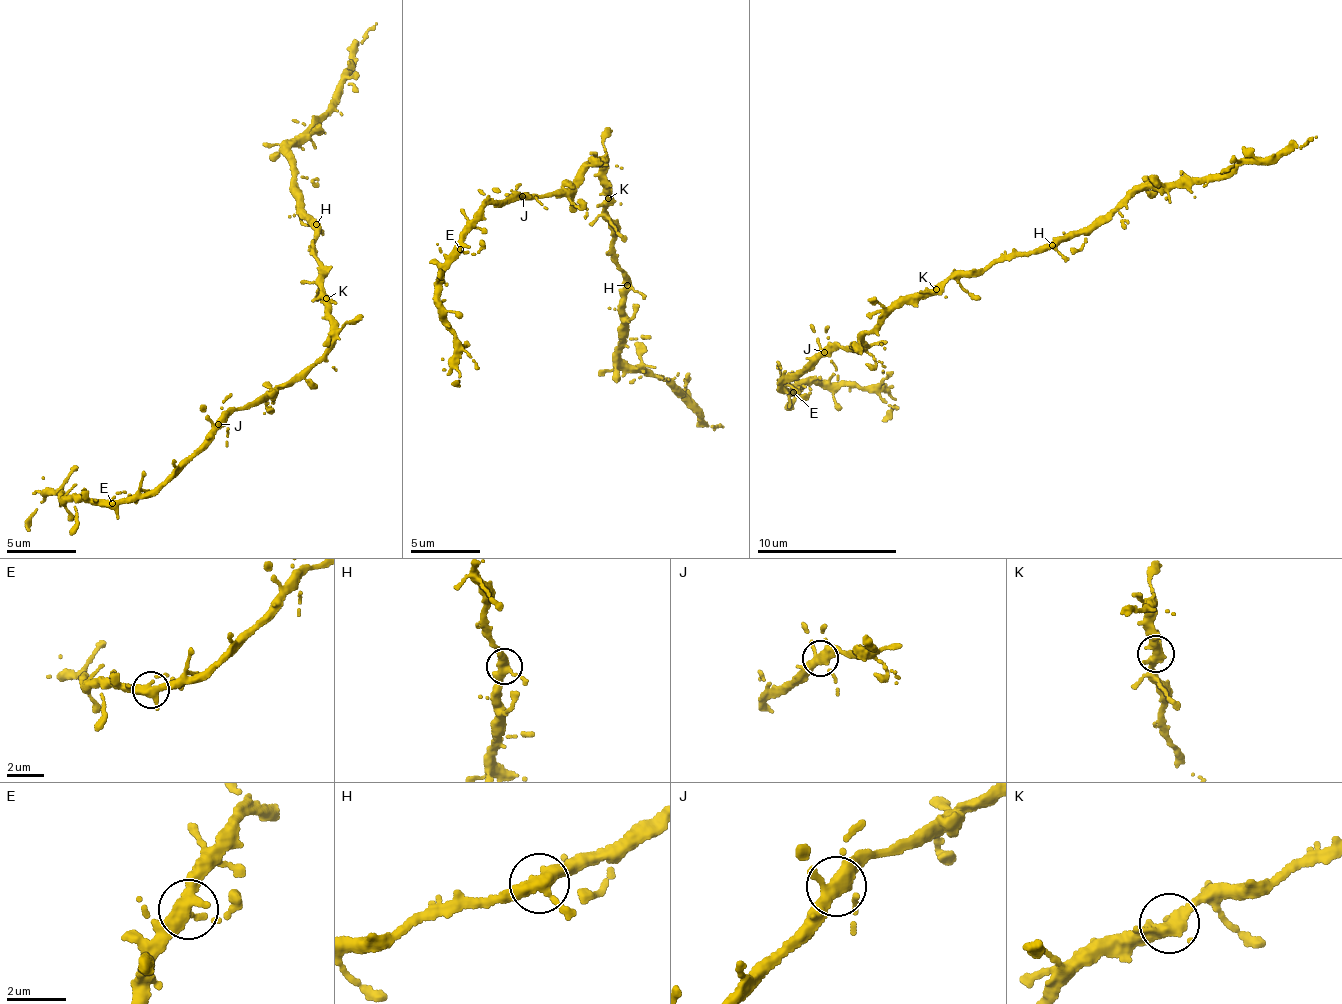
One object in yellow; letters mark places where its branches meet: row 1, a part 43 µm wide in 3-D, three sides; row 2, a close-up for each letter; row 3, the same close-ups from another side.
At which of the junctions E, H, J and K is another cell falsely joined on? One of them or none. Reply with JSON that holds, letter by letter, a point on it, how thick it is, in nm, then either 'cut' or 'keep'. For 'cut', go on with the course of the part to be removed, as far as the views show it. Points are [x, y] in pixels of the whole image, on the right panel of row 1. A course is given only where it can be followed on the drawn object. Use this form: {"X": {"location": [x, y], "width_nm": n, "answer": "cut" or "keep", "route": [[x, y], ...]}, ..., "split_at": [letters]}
{"E": {"location": [793, 392], "width_nm": 360, "answer": "keep"}, "H": {"location": [1052, 245], "width_nm": 360, "answer": "keep"}, "J": {"location": [824, 352], "width_nm": 360, "answer": "keep"}, "K": {"location": [936, 289], "width_nm": 360, "answer": "keep"}, "split_at": []}

